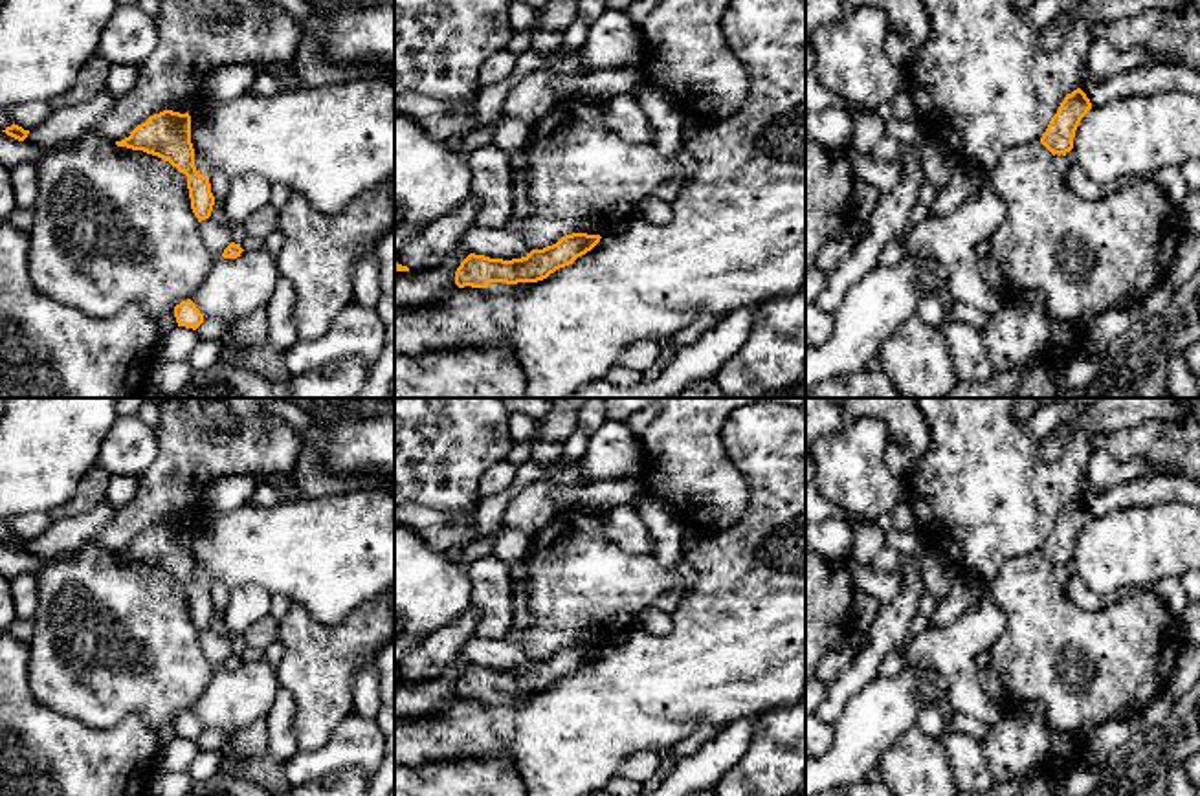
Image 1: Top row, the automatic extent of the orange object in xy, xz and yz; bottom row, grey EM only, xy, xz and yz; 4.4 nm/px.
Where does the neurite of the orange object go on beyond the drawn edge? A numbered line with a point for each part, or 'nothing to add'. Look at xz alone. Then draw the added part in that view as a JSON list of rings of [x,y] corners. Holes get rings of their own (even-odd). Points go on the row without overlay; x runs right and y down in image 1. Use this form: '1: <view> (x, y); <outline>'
1: xz (496, 697); [[[490,693],[488,701],[492,702],[516,702],[523,699],[527,693],[517,693],[517,695],[506,695],[506,693]]]

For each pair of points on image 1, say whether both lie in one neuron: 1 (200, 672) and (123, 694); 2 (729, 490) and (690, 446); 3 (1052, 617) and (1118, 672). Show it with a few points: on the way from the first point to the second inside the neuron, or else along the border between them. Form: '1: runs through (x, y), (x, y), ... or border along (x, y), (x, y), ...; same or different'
1: runs through (182, 672), (156, 672), (142, 679); same
2: runs through (718, 479), (716, 472), (701, 457); same
3: runs through (1068, 633), (1101, 664); same

